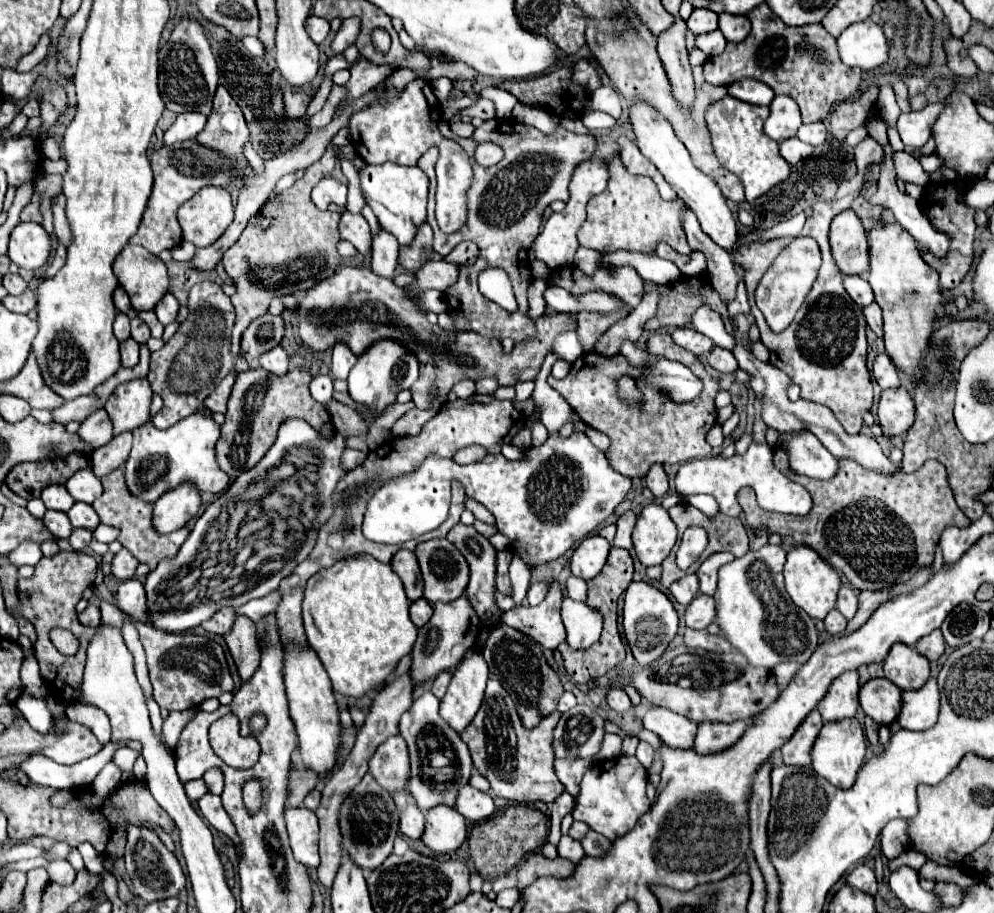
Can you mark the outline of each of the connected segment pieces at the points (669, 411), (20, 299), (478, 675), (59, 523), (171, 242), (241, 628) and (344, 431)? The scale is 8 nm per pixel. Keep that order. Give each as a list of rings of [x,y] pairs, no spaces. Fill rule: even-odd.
[[[650,334],[646,348],[652,356],[664,356],[678,362],[684,362],[694,374],[698,374],[704,382],[704,390],[700,398],[694,398],[688,404],[672,404],[662,394],[648,386],[640,386],[646,396],[646,404],[642,408],[624,406],[616,394],[616,382],[620,376],[636,376],[636,370],[628,370],[628,362],[620,358],[620,354],[604,358],[598,354],[582,354],[570,368],[564,380],[556,380],[554,376],[548,378],[548,384],[558,390],[564,400],[572,406],[576,414],[584,420],[584,424],[604,432],[610,436],[612,444],[606,452],[610,466],[628,476],[628,478],[644,478],[652,464],[682,464],[688,460],[710,456],[712,446],[706,442],[706,434],[710,426],[716,422],[716,406],[714,396],[720,390],[718,382],[704,370],[700,360],[694,354],[688,354],[684,348],[676,346],[670,334]]]
[[[26,288],[20,296],[6,296],[4,300],[4,306],[10,310],[10,312],[18,312],[18,314],[28,314],[34,306],[36,306],[36,296],[30,288]]]
[[[468,650],[468,654],[462,658],[460,666],[454,670],[454,678],[446,690],[446,696],[440,700],[440,716],[448,722],[448,726],[454,732],[460,734],[474,720],[474,716],[482,704],[482,698],[484,698],[486,682],[488,682],[488,664],[484,662],[484,658],[478,650]]]
[[[46,510],[44,524],[56,538],[70,538],[70,534],[72,534],[72,524],[64,512]]]
[[[186,140],[174,146],[162,146],[152,154],[152,170],[154,170],[154,190],[148,202],[148,208],[144,212],[142,224],[138,228],[138,234],[130,238],[130,244],[140,244],[152,254],[160,254],[162,250],[172,250],[182,240],[182,228],[176,220],[176,210],[182,202],[192,198],[200,188],[204,186],[222,186],[228,188],[236,178],[224,170],[224,162],[220,162],[218,154],[212,154],[210,150],[204,150],[202,146],[196,146],[196,142]]]
[[[236,616],[230,632],[224,634],[230,654],[238,666],[242,680],[248,680],[260,660],[260,646],[256,638],[256,624],[248,616]]]
[[[332,402],[332,404],[326,404],[326,408],[328,408],[330,416],[332,416],[332,422],[334,422],[336,430],[344,438],[350,438],[350,436],[366,436],[368,434],[368,424],[350,406],[344,406],[340,402]]]

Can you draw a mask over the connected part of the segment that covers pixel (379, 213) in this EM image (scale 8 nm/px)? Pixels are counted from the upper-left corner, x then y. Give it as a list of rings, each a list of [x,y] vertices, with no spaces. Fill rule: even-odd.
[[[394,162],[384,164],[364,164],[358,168],[360,176],[360,192],[366,204],[376,214],[380,226],[394,234],[400,244],[412,242],[412,234],[416,234],[420,222],[426,220],[426,198],[428,198],[428,176],[418,168],[400,166]]]

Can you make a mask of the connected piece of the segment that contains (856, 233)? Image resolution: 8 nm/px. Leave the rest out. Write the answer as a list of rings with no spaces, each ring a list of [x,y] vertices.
[[[844,210],[832,220],[830,246],[842,274],[862,274],[868,270],[866,230],[854,210]]]

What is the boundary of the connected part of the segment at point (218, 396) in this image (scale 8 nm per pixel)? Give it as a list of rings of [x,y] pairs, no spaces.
[[[232,370],[216,388],[214,392],[204,400],[206,408],[210,408],[212,412],[220,412],[220,414],[226,414],[226,402],[228,402],[228,396],[232,392],[232,384],[236,380],[236,370]]]

